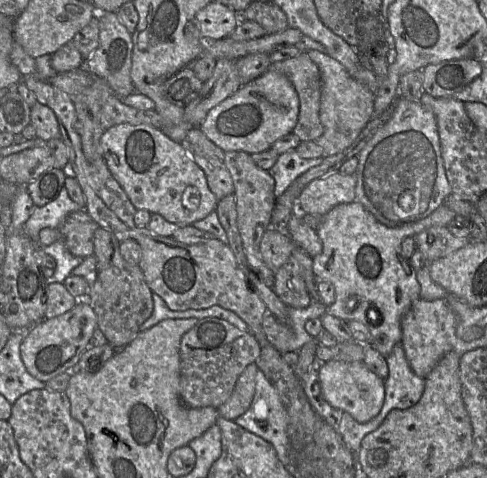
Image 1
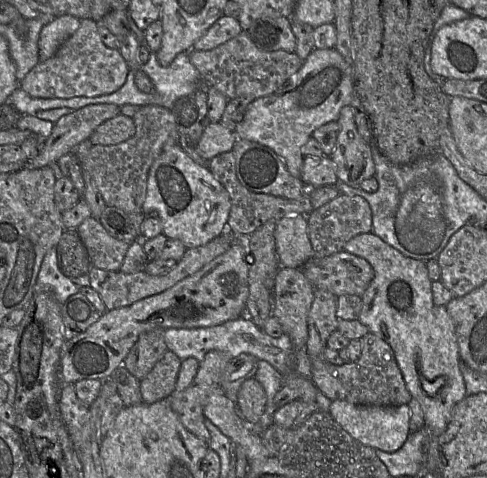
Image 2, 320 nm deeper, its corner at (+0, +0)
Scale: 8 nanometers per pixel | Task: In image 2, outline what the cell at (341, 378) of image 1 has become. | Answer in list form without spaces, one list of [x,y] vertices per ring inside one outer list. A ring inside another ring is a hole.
[[[333,400],[328,407],[332,418],[354,439],[364,445],[385,452],[399,450],[410,433],[410,408],[400,406],[356,405],[344,400]]]

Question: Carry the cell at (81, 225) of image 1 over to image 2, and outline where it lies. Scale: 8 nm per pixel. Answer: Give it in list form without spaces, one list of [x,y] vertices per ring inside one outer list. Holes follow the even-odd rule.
[[[93,216],[86,218],[76,231],[94,267],[107,271],[120,270],[130,244],[110,235]]]

